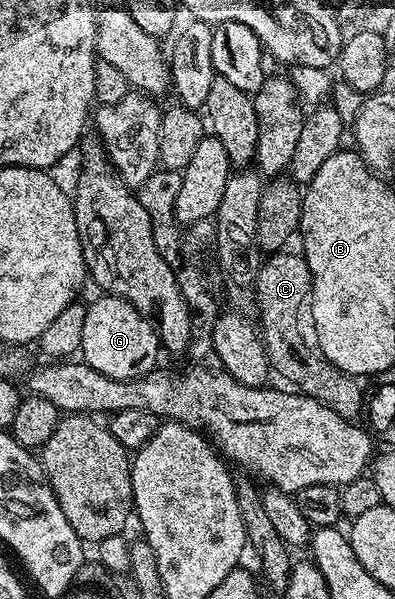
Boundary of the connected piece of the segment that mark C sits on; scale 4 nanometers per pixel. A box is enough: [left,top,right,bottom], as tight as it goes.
[256,251,366,419]

